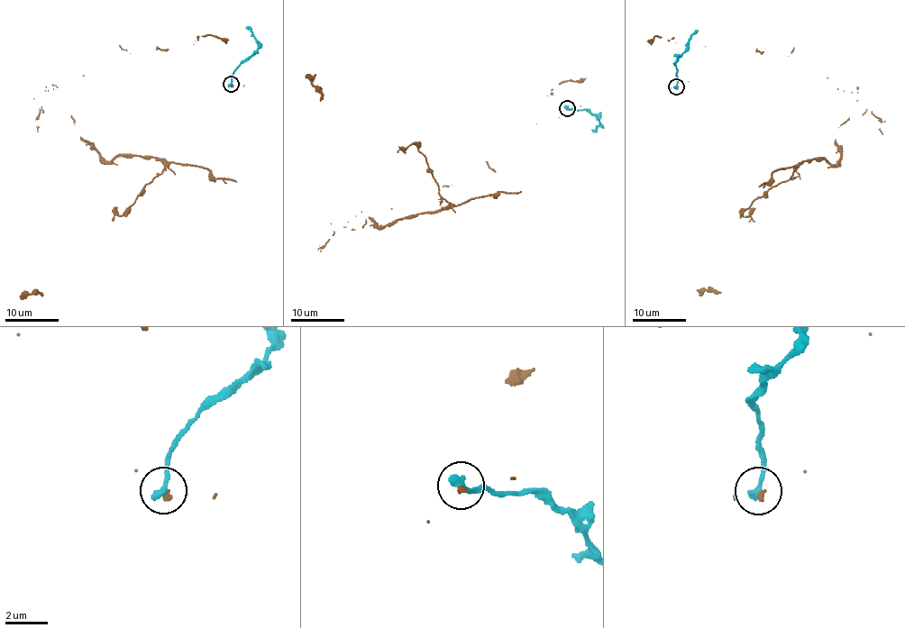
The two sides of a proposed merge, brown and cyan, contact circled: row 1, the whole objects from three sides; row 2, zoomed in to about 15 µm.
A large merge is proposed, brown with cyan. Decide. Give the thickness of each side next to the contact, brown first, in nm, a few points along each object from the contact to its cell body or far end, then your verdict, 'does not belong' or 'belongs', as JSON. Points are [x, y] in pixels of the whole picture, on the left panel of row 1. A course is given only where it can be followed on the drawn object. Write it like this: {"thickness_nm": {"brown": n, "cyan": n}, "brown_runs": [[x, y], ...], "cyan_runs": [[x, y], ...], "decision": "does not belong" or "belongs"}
{"thickness_nm": {"brown": 190, "cyan": 360}, "brown_runs": [[231, 85], [225, 42], [203, 35], [119, 46], [58, 86], [105, 161], [164, 167], [43, 294], [20, 298]], "cyan_runs": [[231, 85], [232, 75], [257, 50], [253, 33], [245, 27]], "decision": "does not belong"}

